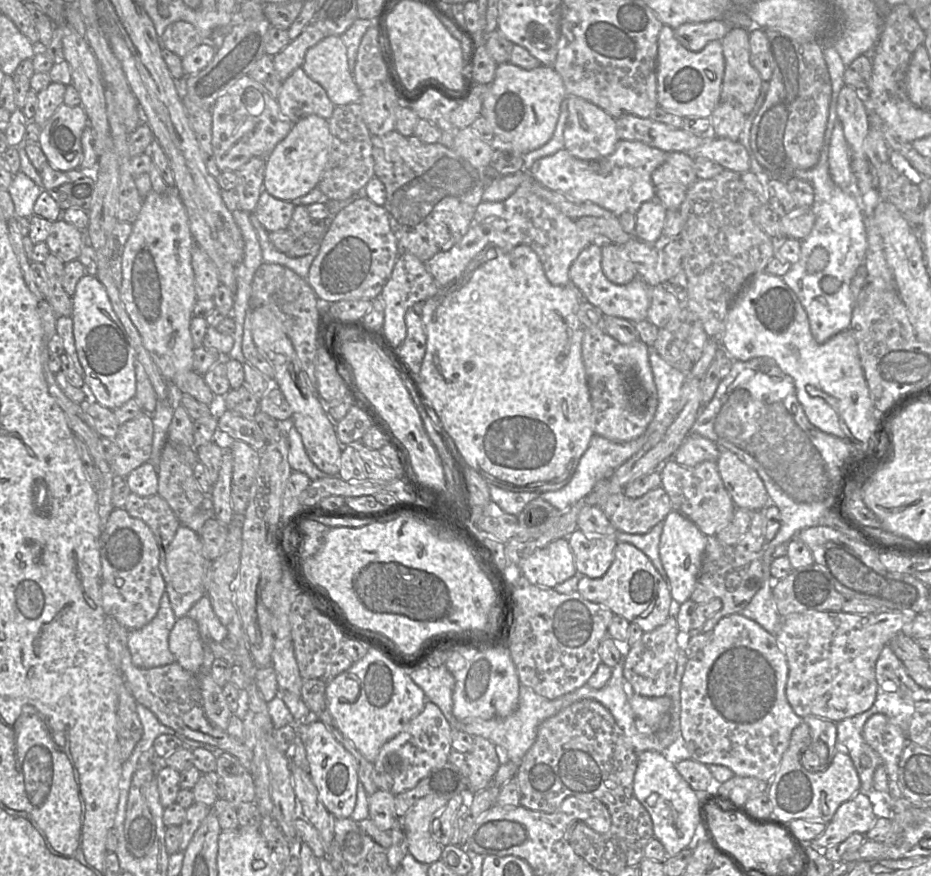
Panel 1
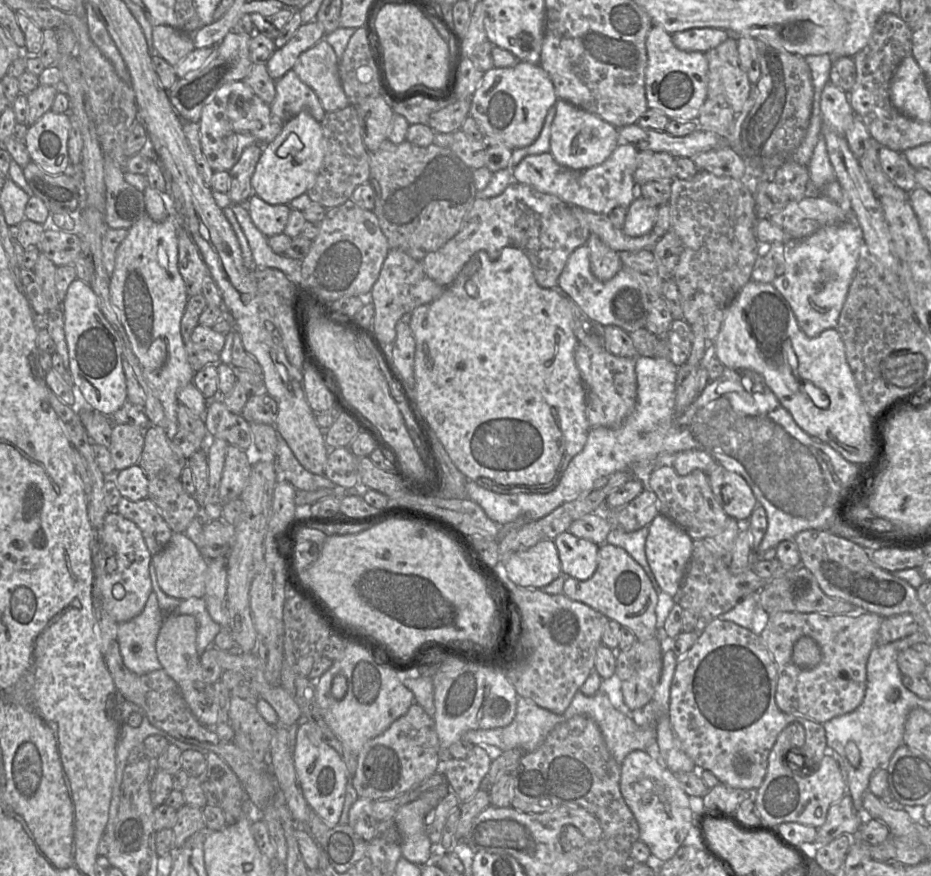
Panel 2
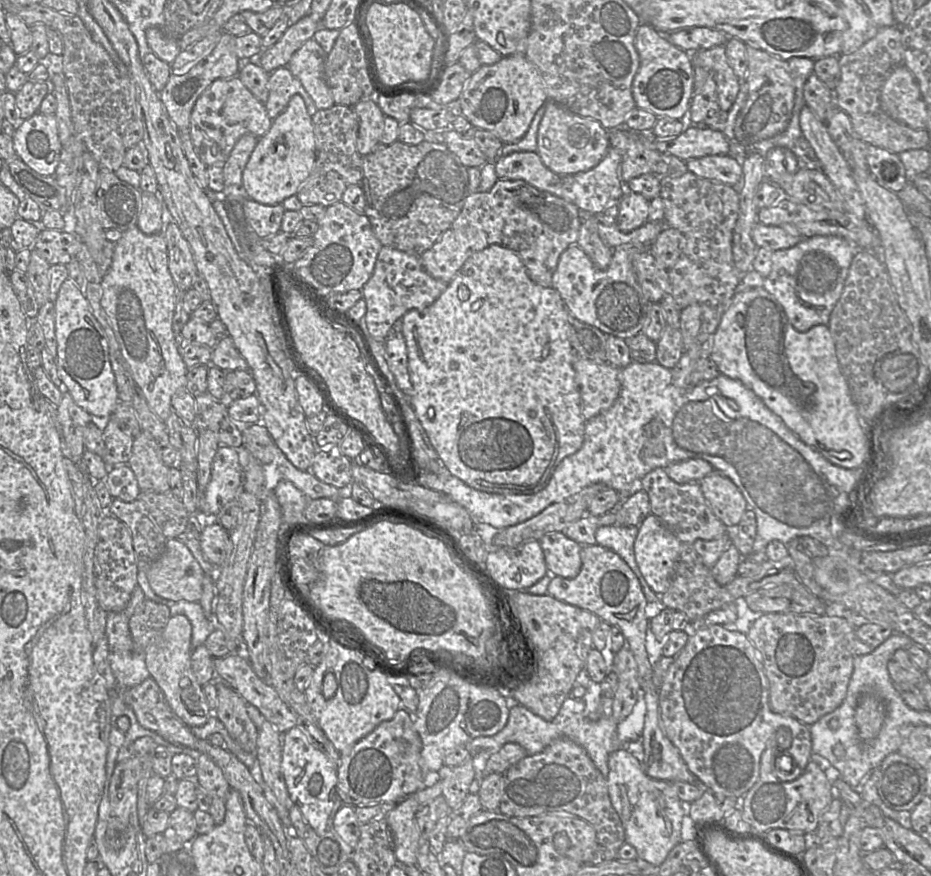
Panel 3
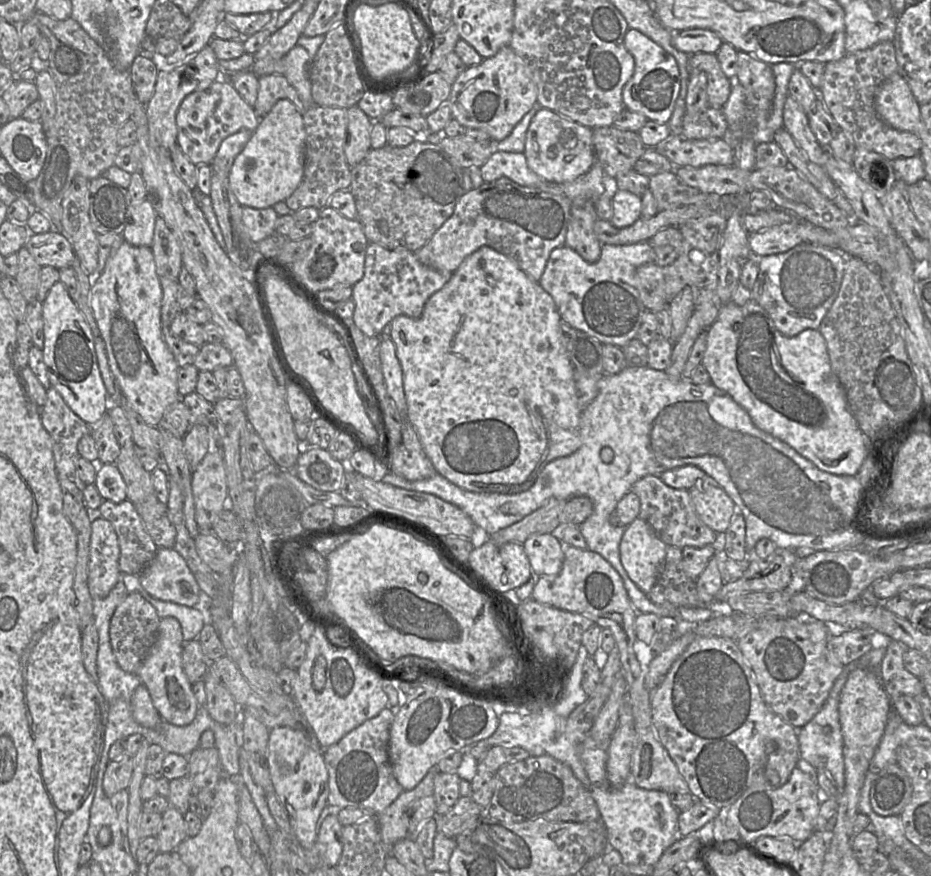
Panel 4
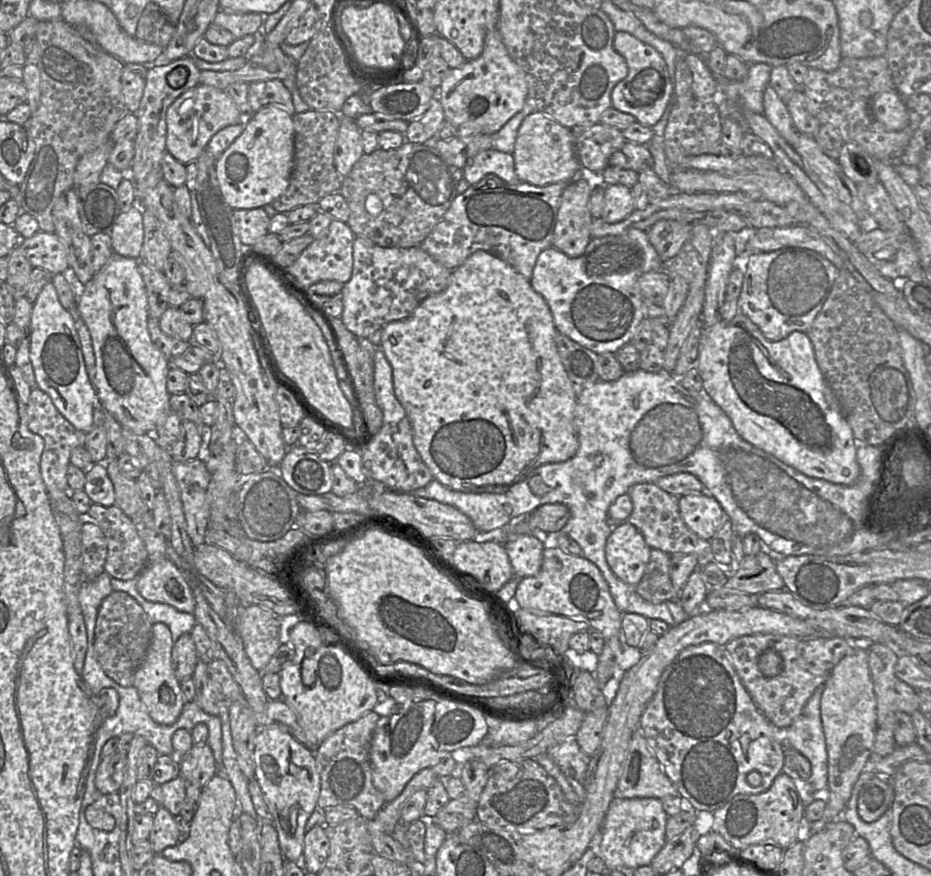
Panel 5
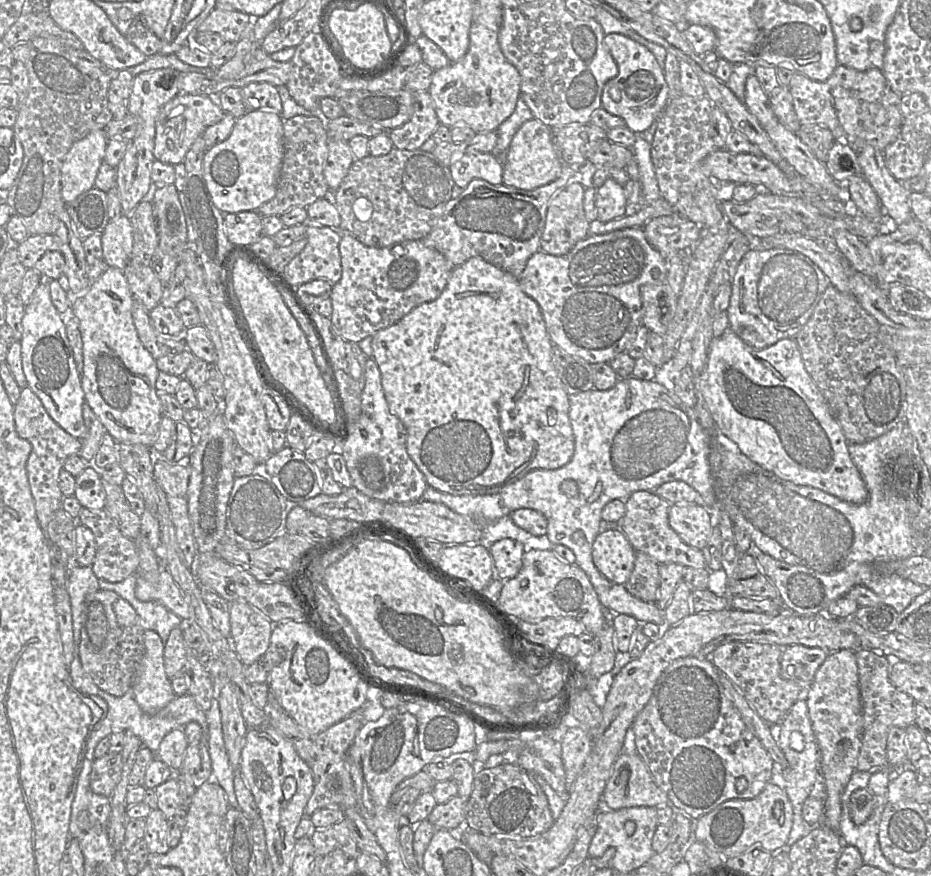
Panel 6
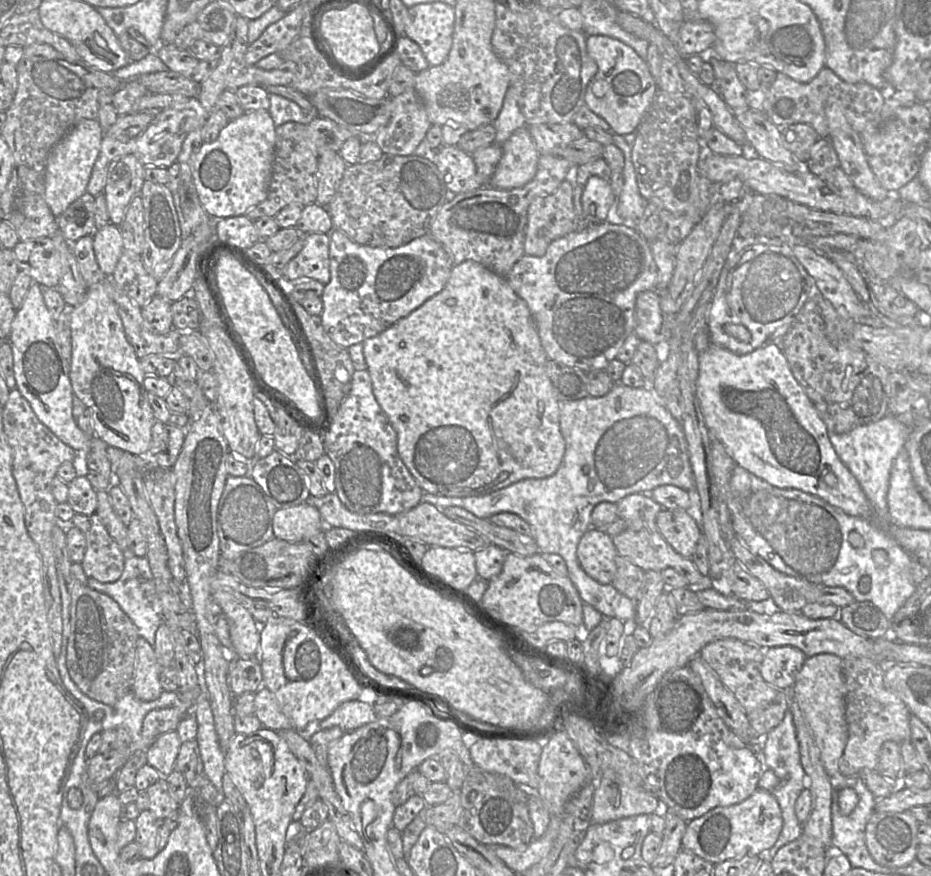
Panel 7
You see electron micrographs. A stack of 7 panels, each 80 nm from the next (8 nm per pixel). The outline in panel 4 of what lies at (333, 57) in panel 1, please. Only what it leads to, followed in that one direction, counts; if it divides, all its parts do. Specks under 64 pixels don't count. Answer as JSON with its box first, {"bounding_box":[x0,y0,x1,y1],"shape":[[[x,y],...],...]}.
{"bounding_box":[250,45,315,107],"shape":[[[296,45],[281,59],[254,59],[250,70],[259,78],[269,74],[284,75],[296,89],[305,106],[313,107],[315,104],[309,78],[311,60],[312,57],[308,51],[304,47]]]}

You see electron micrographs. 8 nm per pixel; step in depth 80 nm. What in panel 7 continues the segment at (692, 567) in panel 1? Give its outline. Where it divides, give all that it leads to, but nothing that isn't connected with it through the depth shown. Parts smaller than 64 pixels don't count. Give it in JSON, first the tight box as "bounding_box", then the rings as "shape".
{"bounding_box":[576,527,618,584],"shape":[[[591,527],[581,537],[576,556],[588,576],[599,583],[611,584],[618,558],[611,536]]]}

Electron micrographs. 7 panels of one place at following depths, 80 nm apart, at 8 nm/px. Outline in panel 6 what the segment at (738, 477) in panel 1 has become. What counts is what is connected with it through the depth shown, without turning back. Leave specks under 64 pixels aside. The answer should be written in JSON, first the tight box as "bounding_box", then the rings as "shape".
{"bounding_box":[668,502,712,549],"shape":[[[694,502],[671,505],[668,521],[682,541],[697,549],[706,546],[712,533],[709,508]]]}

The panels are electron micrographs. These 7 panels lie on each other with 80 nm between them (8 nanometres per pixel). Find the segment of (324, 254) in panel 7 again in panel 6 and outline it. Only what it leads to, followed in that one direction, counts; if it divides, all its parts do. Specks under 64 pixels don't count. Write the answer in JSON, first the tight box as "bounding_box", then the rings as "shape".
{"bounding_box":[284,224,342,287],"shape":[[[308,224],[306,236],[306,246],[284,268],[284,277],[296,287],[316,279],[337,283],[342,276],[339,251],[342,231],[319,224]]]}

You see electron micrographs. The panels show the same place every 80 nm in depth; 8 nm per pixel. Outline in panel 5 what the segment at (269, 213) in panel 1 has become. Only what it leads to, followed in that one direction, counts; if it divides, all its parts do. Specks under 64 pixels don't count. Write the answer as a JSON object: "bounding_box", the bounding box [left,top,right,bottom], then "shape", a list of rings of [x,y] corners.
{"bounding_box":[231,208,270,247],"shape":[[[263,208],[234,210],[231,216],[233,232],[243,244],[251,247],[268,234],[270,219]]]}

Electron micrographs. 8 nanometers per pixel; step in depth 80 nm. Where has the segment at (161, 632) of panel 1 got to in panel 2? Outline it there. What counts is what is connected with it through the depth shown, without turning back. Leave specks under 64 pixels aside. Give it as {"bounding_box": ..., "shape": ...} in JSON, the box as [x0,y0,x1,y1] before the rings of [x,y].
{"bounding_box":[117,592,164,675],"shape":[[[152,592],[143,611],[135,618],[118,623],[117,642],[124,665],[133,673],[144,675],[161,668],[156,640],[164,617]]]}

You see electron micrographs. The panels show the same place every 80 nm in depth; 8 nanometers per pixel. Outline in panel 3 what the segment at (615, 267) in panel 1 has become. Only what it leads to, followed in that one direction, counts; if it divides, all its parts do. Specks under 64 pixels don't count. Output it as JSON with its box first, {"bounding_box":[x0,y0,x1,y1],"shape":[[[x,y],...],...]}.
{"bounding_box":[576,215,613,270],"shape":[[[583,215],[576,245],[585,252],[596,268],[604,270],[609,266],[613,248],[600,238],[594,215]]]}

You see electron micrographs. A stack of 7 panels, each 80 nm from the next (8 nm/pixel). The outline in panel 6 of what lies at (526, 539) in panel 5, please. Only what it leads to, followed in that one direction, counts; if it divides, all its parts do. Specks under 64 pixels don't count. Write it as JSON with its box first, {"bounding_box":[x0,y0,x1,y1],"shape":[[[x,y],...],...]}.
{"bounding_box":[489,538,525,580],"shape":[[[509,538],[499,540],[489,546],[495,577],[502,580],[515,577],[522,567],[525,551],[523,543]]]}

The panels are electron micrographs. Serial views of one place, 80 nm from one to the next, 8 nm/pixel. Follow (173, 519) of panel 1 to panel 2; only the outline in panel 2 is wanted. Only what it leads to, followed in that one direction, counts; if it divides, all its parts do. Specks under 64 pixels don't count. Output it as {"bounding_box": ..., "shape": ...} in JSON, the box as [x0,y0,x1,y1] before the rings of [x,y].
{"bounding_box":[115,497,172,556],"shape":[[[121,497],[115,510],[138,526],[152,556],[163,550],[172,537],[171,528],[149,498],[131,501]]]}

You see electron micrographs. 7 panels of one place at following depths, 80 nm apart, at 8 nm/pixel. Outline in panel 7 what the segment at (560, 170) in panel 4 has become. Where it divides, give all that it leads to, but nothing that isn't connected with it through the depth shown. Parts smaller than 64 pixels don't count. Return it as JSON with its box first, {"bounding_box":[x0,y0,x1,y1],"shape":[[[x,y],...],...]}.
{"bounding_box":[489,127,539,189],"shape":[[[522,127],[502,145],[503,155],[489,186],[513,189],[525,186],[535,176],[539,157],[528,128]]]}

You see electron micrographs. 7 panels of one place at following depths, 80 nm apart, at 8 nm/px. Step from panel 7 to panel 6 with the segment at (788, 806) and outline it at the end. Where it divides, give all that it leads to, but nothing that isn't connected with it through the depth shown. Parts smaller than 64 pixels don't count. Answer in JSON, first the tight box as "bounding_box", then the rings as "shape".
{"bounding_box":[771,688,821,856],"shape":[[[807,688],[799,694],[799,699],[794,703],[785,718],[778,724],[773,724],[772,733],[788,762],[788,768],[782,768],[779,763],[774,764],[771,782],[782,787],[793,806],[793,825],[786,844],[772,851],[775,856],[781,852],[789,852],[790,847],[799,839],[807,835],[817,825],[809,824],[802,816],[802,807],[810,796],[812,788],[818,781],[821,773],[821,751],[816,740],[807,707]]]}

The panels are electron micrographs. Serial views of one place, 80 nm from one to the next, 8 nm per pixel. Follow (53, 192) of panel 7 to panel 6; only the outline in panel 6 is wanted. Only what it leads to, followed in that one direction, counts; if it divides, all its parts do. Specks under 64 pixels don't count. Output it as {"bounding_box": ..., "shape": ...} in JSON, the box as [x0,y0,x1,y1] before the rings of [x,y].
{"bounding_box":[61,129,107,205],"shape":[[[103,129],[94,130],[75,142],[67,153],[61,169],[61,197],[66,205],[94,187],[107,142]]]}

